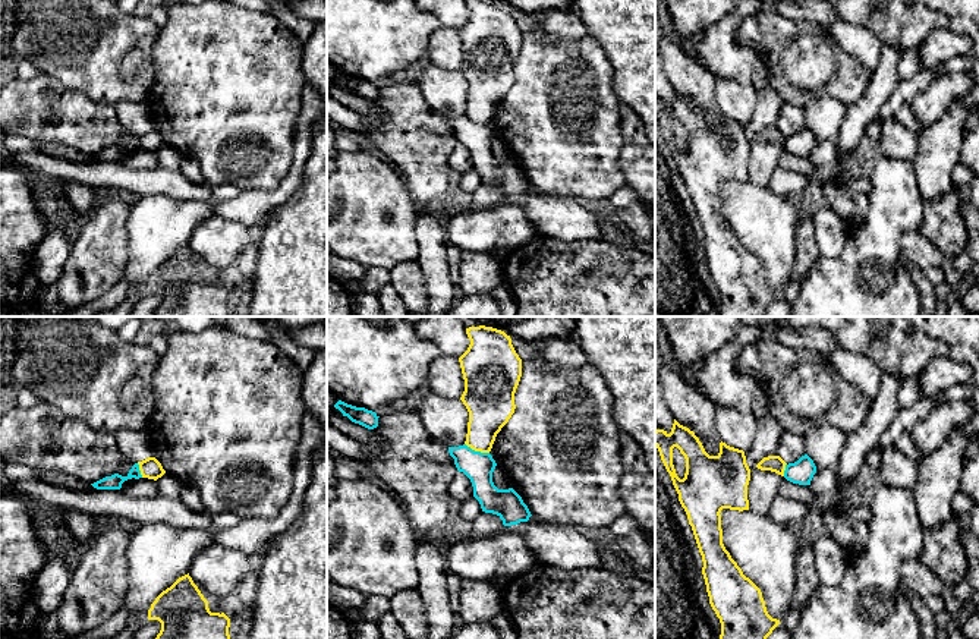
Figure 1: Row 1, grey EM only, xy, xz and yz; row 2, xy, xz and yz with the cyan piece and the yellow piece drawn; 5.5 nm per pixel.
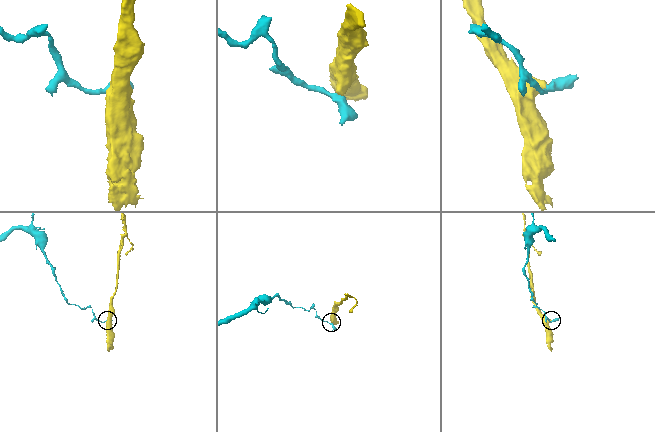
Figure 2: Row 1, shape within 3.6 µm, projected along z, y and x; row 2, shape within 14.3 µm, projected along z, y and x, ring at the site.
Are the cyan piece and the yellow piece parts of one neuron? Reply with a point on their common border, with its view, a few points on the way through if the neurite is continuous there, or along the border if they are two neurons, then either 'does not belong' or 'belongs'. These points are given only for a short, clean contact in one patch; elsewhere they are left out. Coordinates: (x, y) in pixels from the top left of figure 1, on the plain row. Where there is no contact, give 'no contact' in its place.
xz (477, 123) | along xz (465, 115), (475, 122), (488, 125) | does not belong

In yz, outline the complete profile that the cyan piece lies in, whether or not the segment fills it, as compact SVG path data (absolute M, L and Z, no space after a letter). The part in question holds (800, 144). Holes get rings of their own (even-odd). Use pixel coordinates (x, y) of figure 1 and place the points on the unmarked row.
M805 126L797 133L786 136L784 149L793 155L810 157L815 144L813 132Z

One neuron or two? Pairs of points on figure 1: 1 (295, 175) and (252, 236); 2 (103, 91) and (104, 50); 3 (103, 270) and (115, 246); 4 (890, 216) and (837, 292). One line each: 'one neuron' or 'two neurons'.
1: two neurons
2: one neuron
3: one neuron
4: one neuron

